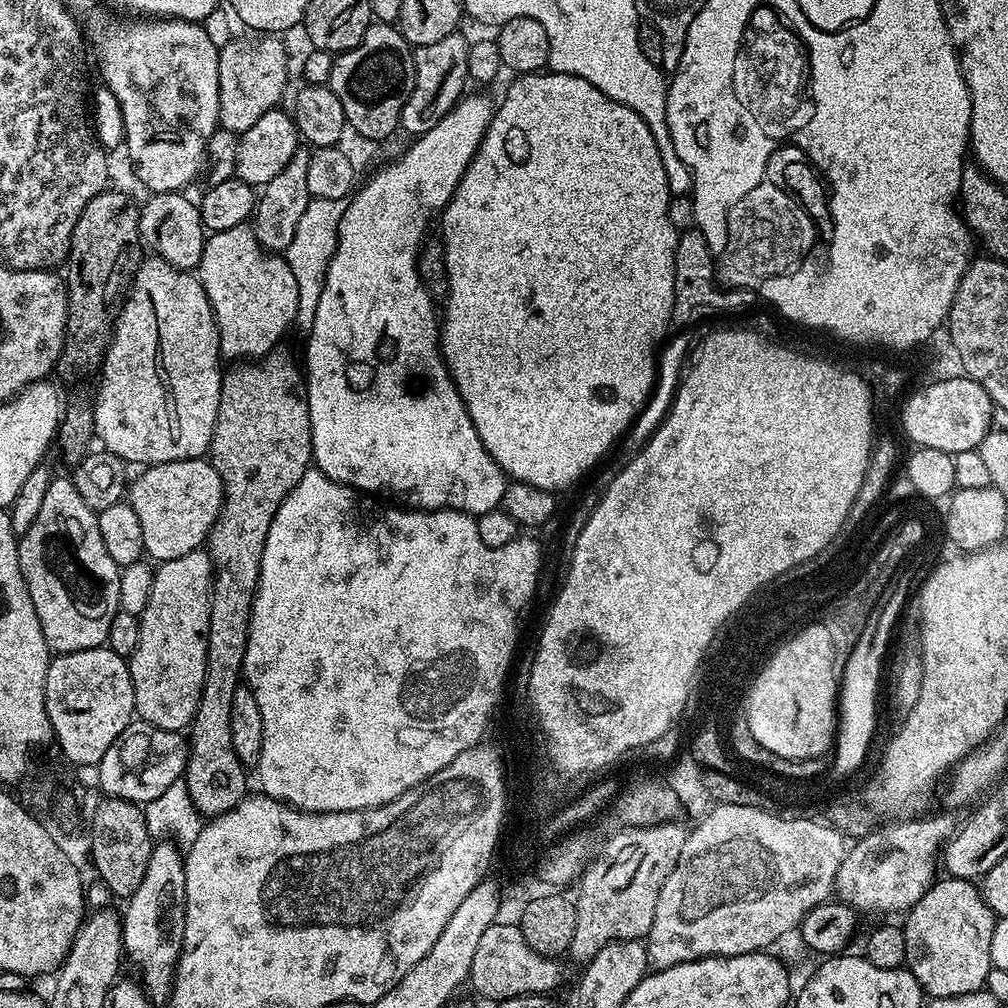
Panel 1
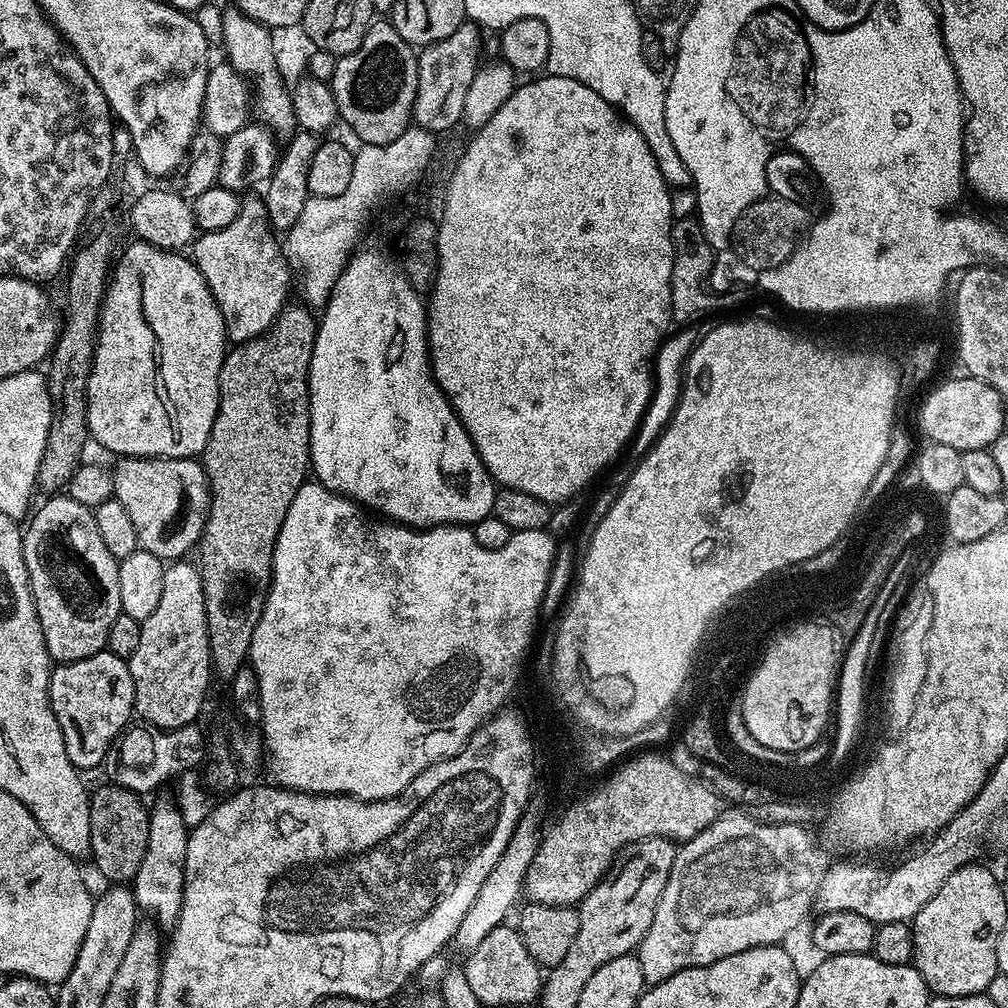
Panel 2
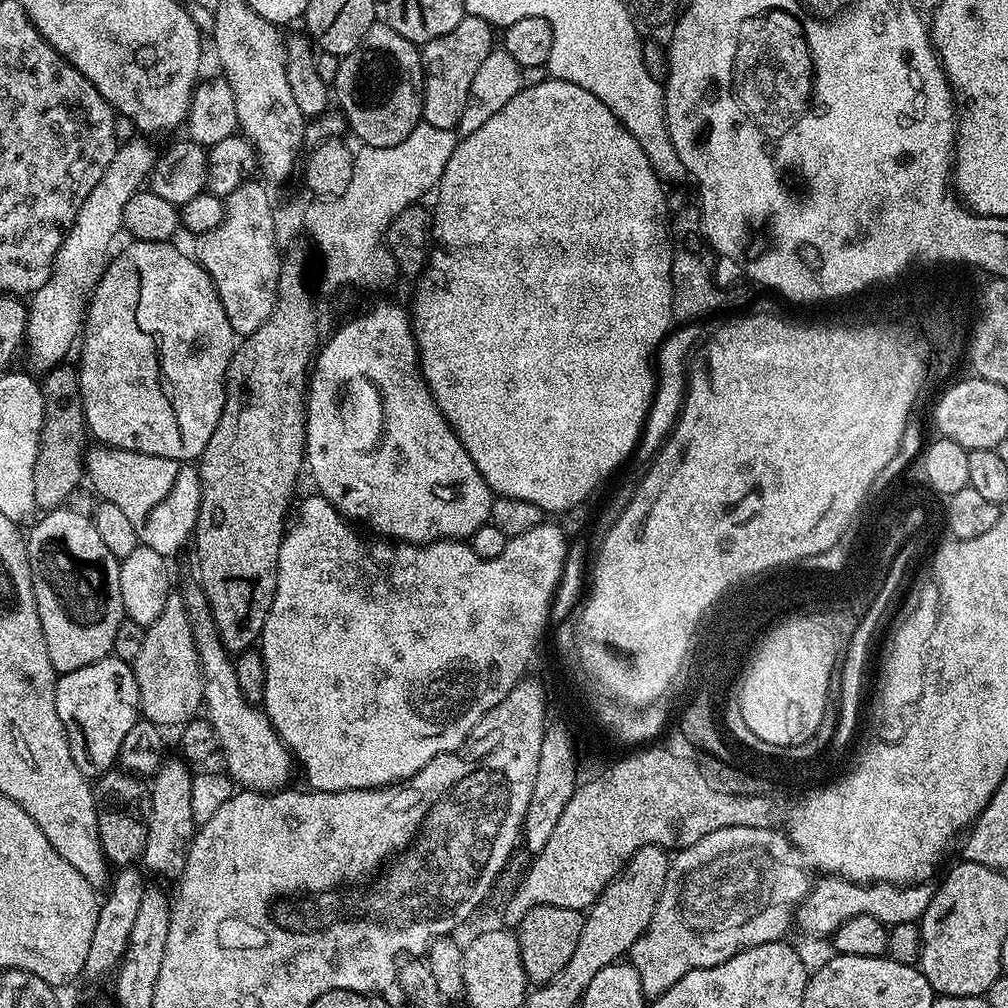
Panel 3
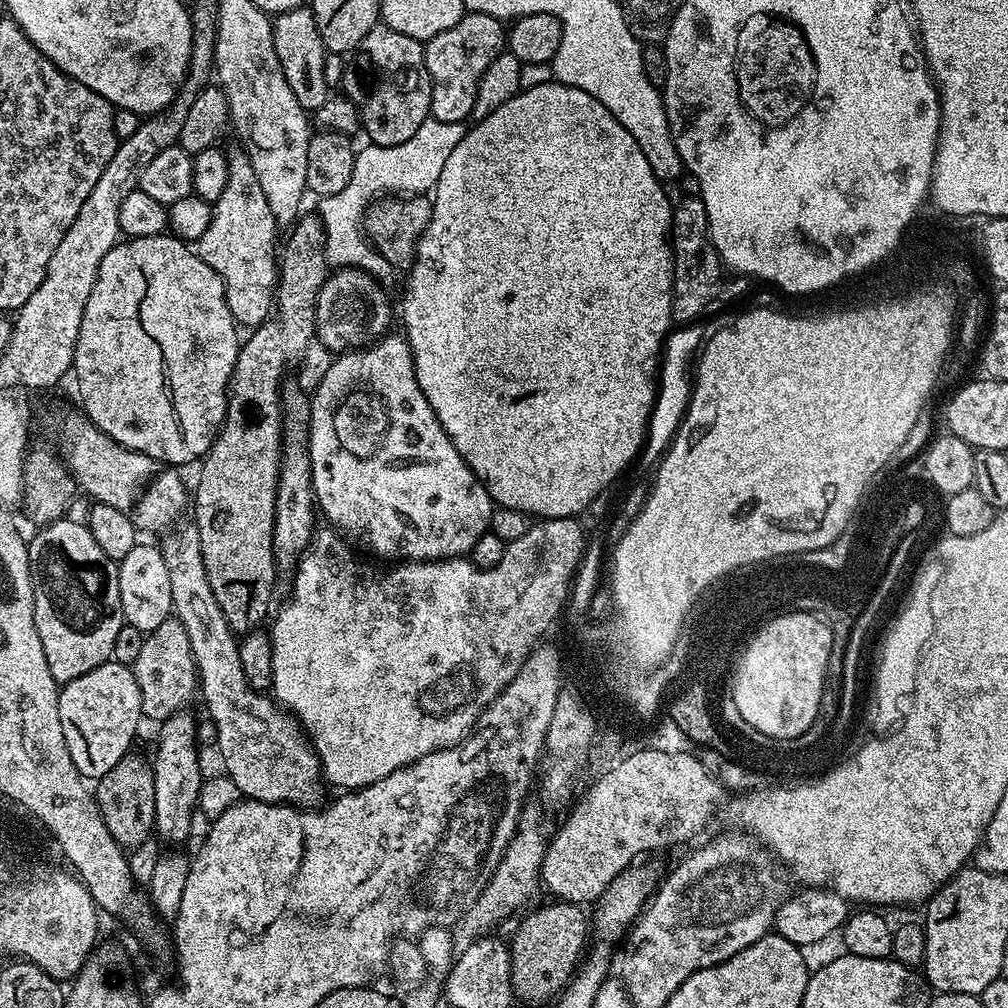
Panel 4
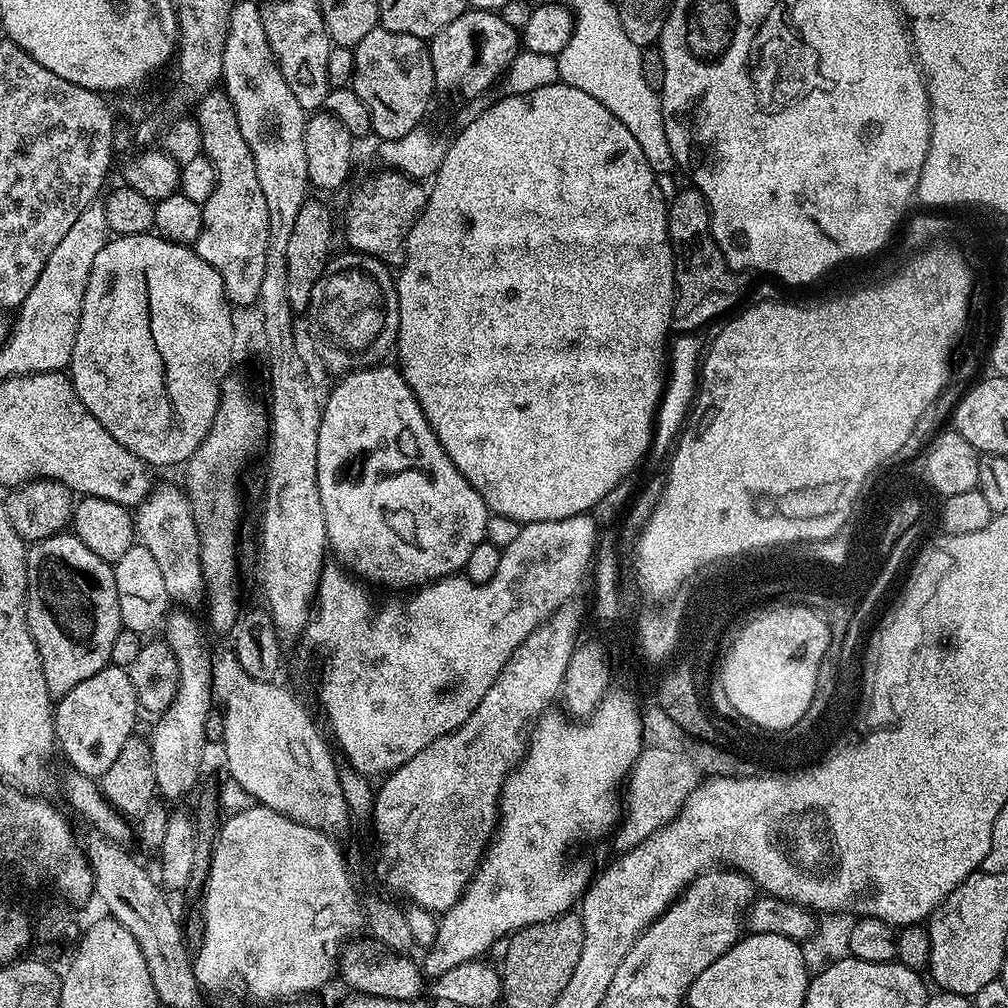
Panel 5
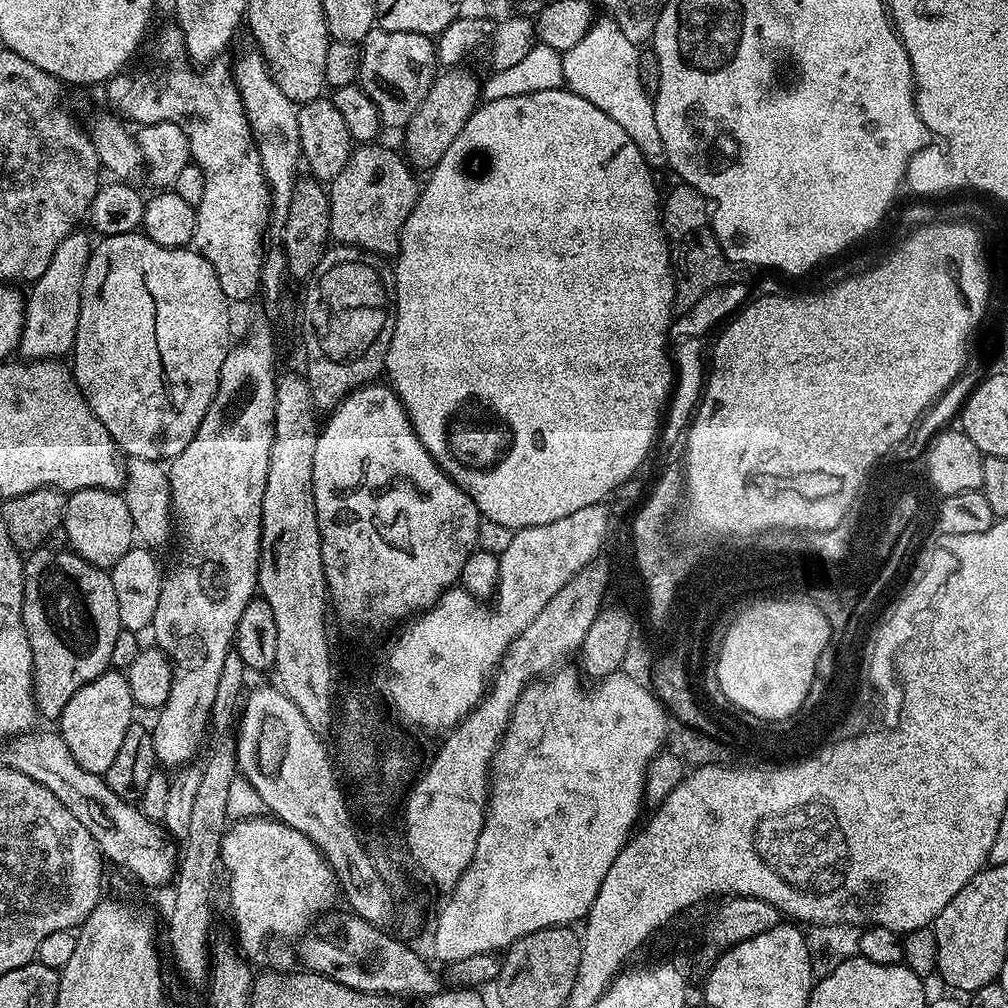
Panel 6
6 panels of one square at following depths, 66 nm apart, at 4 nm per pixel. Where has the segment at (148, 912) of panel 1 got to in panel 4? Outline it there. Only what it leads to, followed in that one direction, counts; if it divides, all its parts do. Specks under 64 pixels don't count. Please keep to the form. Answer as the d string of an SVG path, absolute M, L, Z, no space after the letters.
M191 711L175 712L169 720L163 721L159 725L160 741L156 744L156 757L151 757L152 773L154 774L154 832L158 837L161 836L168 846L180 846L180 843L186 841L192 834L192 821L198 812L200 802L200 785L202 775L200 776L200 756L198 743L196 740L197 717L191 716Z

